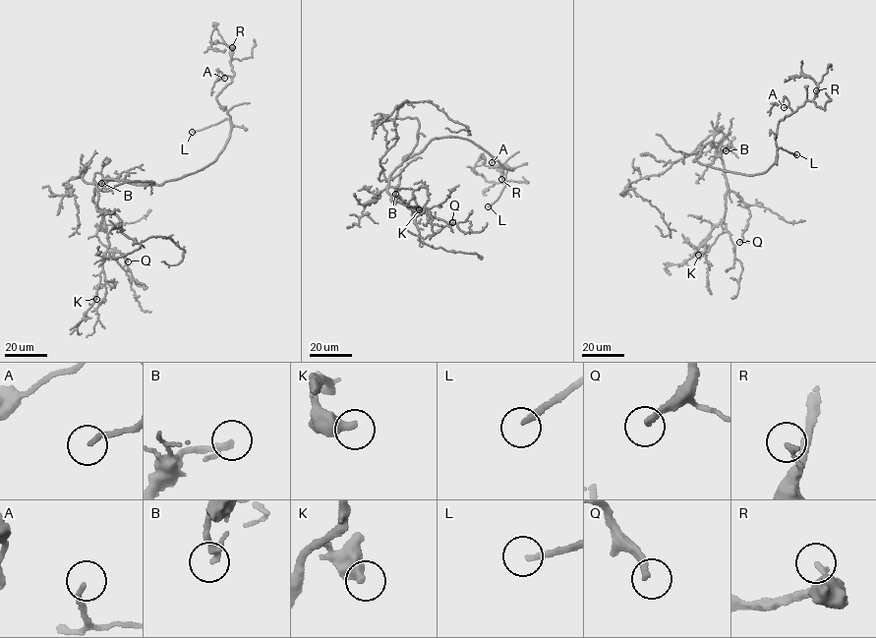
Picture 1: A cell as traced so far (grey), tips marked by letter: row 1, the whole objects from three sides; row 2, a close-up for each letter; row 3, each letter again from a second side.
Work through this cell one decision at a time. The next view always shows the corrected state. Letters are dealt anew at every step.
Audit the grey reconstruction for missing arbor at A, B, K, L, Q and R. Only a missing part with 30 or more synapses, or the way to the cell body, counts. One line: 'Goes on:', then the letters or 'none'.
Goes on: B, L, Q

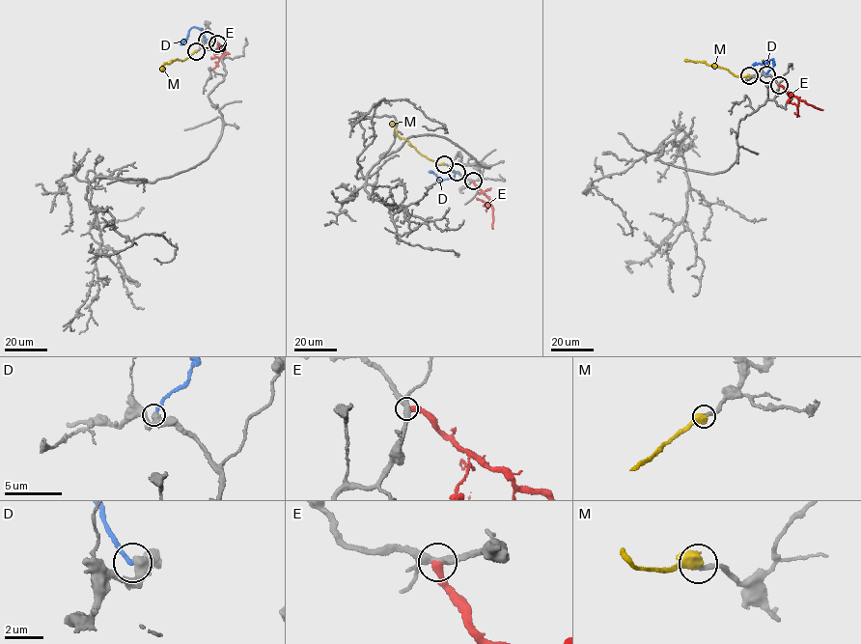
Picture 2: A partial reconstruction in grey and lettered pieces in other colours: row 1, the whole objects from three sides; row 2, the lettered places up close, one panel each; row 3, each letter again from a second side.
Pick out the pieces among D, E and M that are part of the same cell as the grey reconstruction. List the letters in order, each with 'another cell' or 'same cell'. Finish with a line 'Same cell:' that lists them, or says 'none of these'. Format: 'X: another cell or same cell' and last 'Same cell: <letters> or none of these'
D: another cell
E: another cell
M: same cell
Same cell: M

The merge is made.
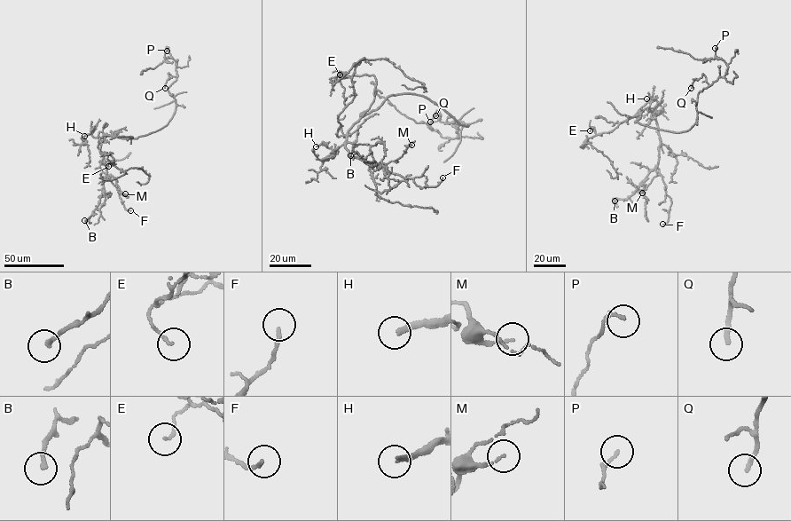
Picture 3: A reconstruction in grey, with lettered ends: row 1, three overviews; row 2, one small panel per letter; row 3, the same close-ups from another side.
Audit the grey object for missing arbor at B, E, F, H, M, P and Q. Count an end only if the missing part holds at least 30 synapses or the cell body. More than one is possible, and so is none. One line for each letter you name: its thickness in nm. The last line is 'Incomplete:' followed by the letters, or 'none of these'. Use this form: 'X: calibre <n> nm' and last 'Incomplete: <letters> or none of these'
H: calibre 200 nm
Incomplete: H

